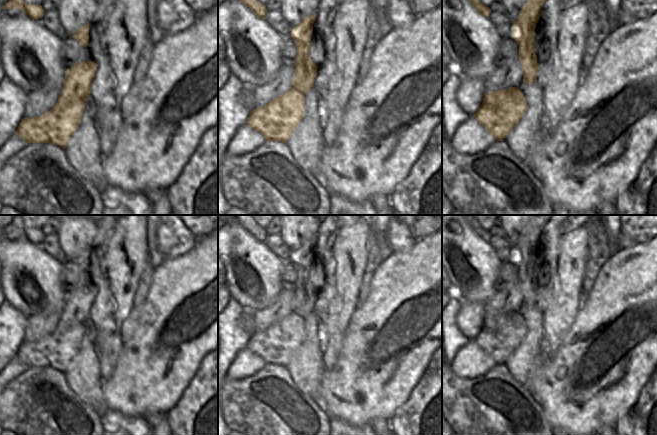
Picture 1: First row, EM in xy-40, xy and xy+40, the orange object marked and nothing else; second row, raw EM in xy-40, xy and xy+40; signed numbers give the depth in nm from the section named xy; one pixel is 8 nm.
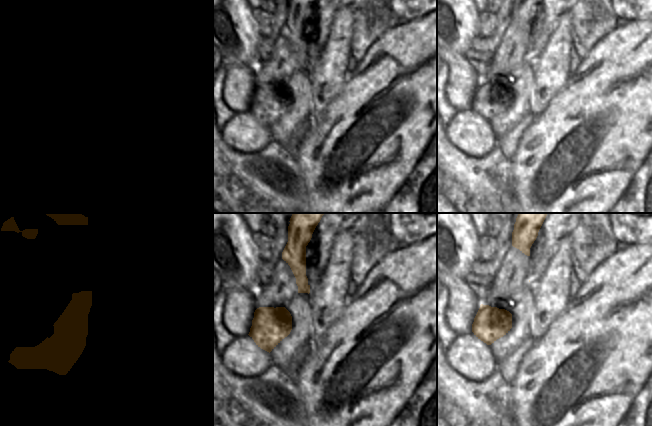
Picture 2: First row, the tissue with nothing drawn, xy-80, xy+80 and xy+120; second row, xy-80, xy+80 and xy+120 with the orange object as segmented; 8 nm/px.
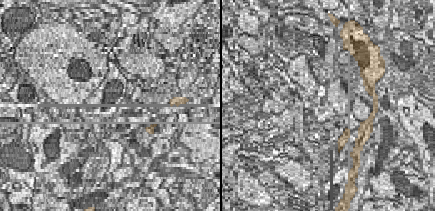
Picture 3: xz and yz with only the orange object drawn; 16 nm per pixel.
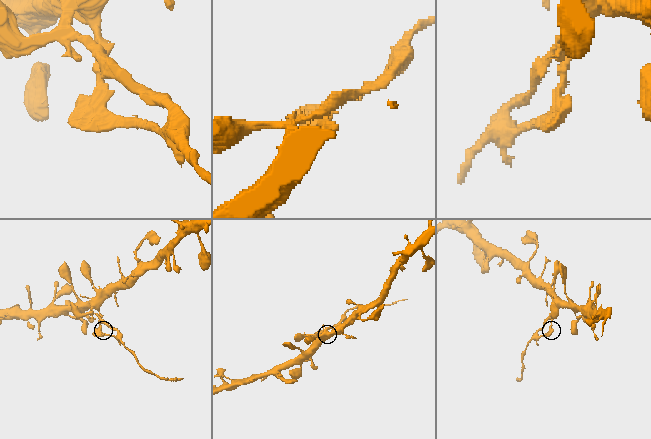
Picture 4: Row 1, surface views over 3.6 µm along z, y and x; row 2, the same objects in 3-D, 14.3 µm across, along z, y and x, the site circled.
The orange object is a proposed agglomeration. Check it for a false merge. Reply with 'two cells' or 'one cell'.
two cells

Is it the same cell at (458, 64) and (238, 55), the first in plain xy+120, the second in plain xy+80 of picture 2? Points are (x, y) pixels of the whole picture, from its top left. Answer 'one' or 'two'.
two

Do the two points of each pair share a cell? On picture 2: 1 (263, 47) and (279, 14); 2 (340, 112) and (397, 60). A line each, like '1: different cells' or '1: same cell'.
1: same cell
2: same cell

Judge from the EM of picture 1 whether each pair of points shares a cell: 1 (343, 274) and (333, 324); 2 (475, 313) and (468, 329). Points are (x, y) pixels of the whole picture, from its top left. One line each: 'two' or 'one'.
1: one
2: one

